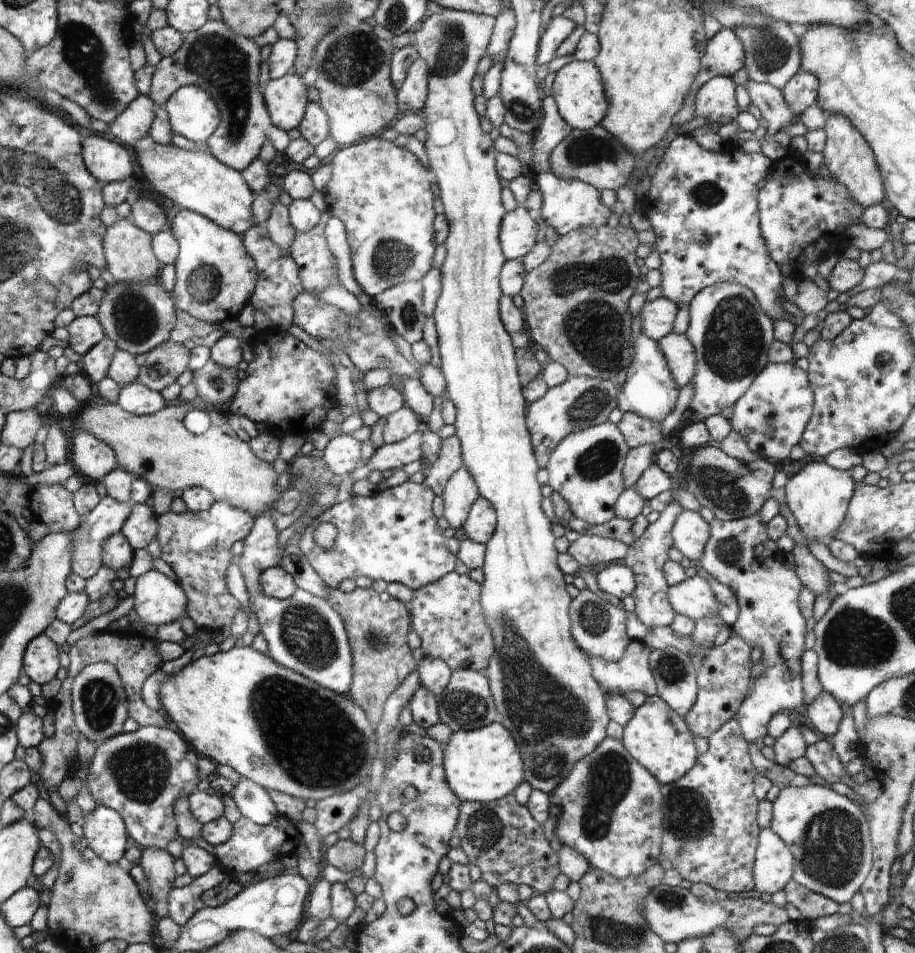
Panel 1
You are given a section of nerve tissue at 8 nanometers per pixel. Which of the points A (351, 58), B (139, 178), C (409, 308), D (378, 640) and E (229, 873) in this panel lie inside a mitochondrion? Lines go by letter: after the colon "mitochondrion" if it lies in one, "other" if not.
A: mitochondrion
B: other
C: mitochondrion
D: mitochondrion
E: other

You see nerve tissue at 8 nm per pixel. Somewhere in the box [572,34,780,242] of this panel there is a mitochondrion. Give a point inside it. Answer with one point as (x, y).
(705, 194)

